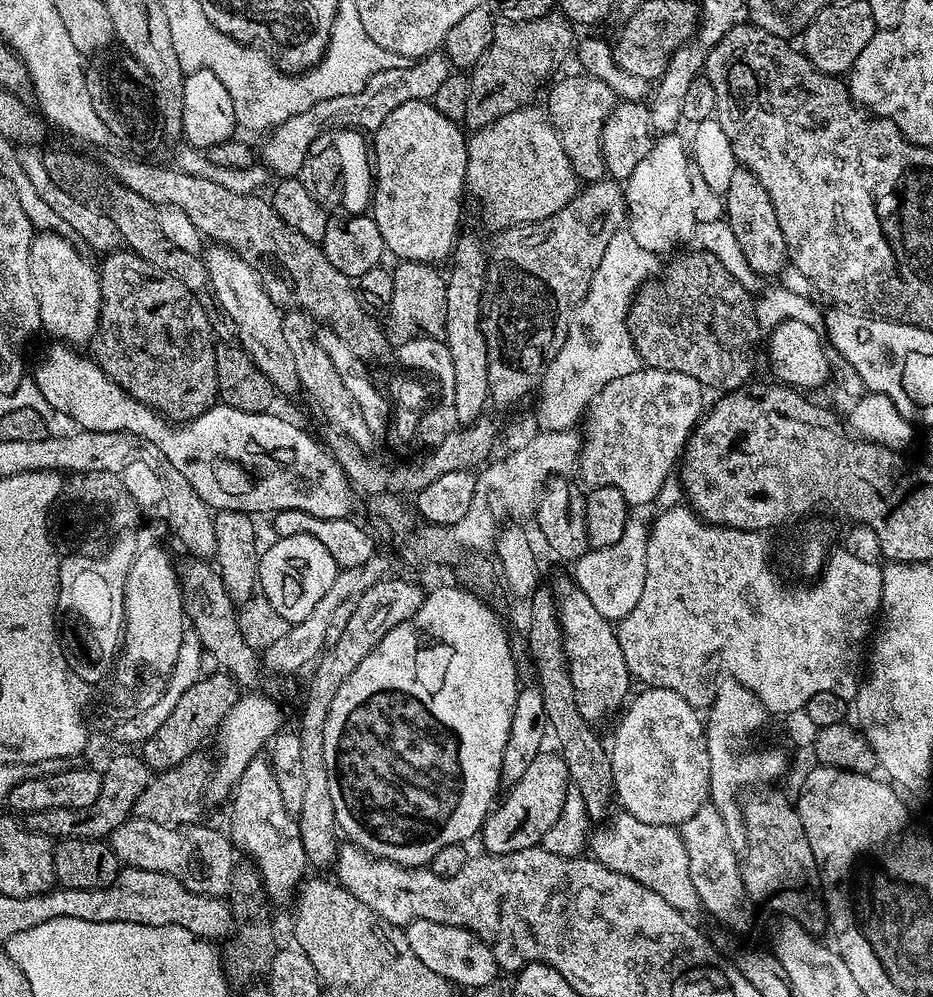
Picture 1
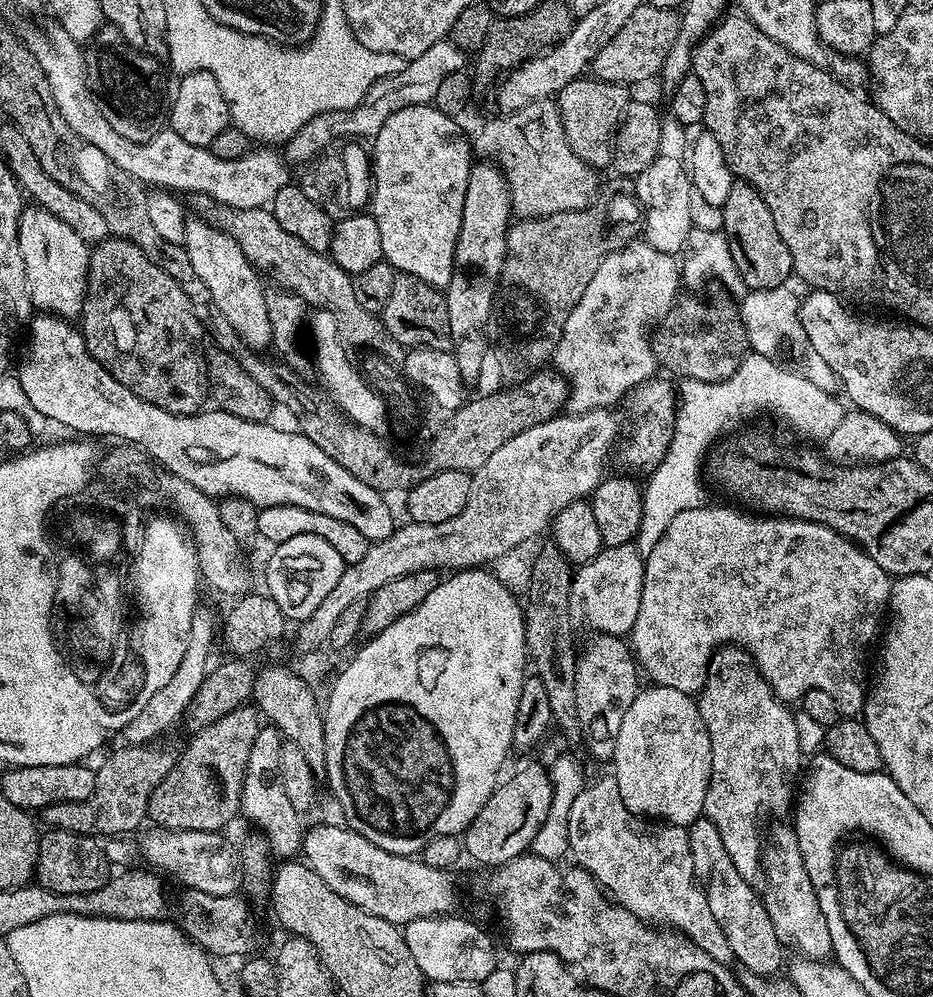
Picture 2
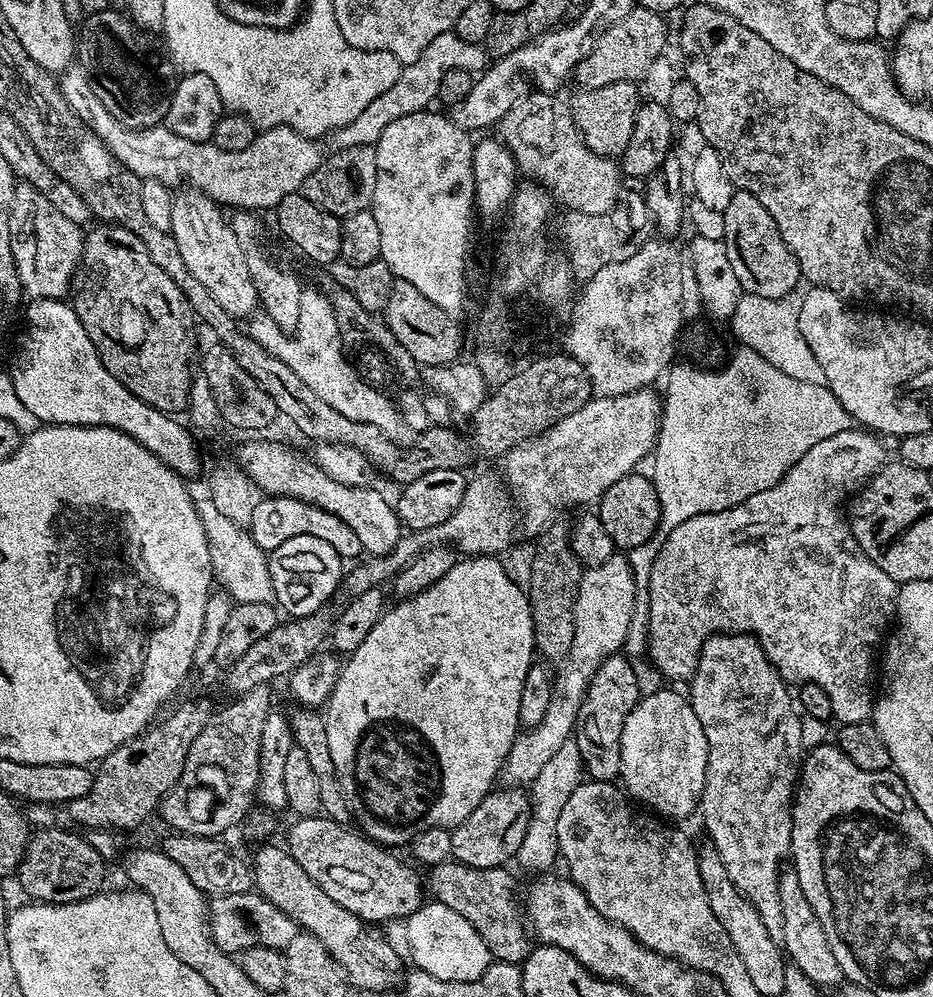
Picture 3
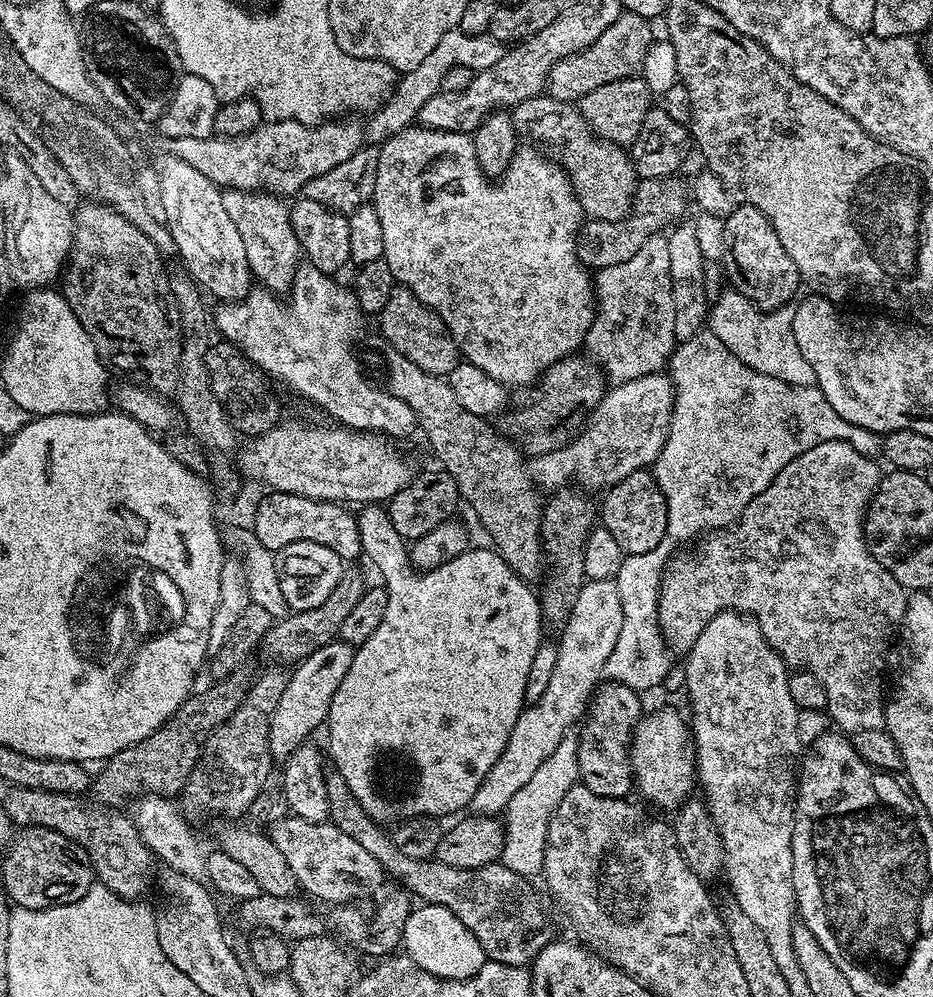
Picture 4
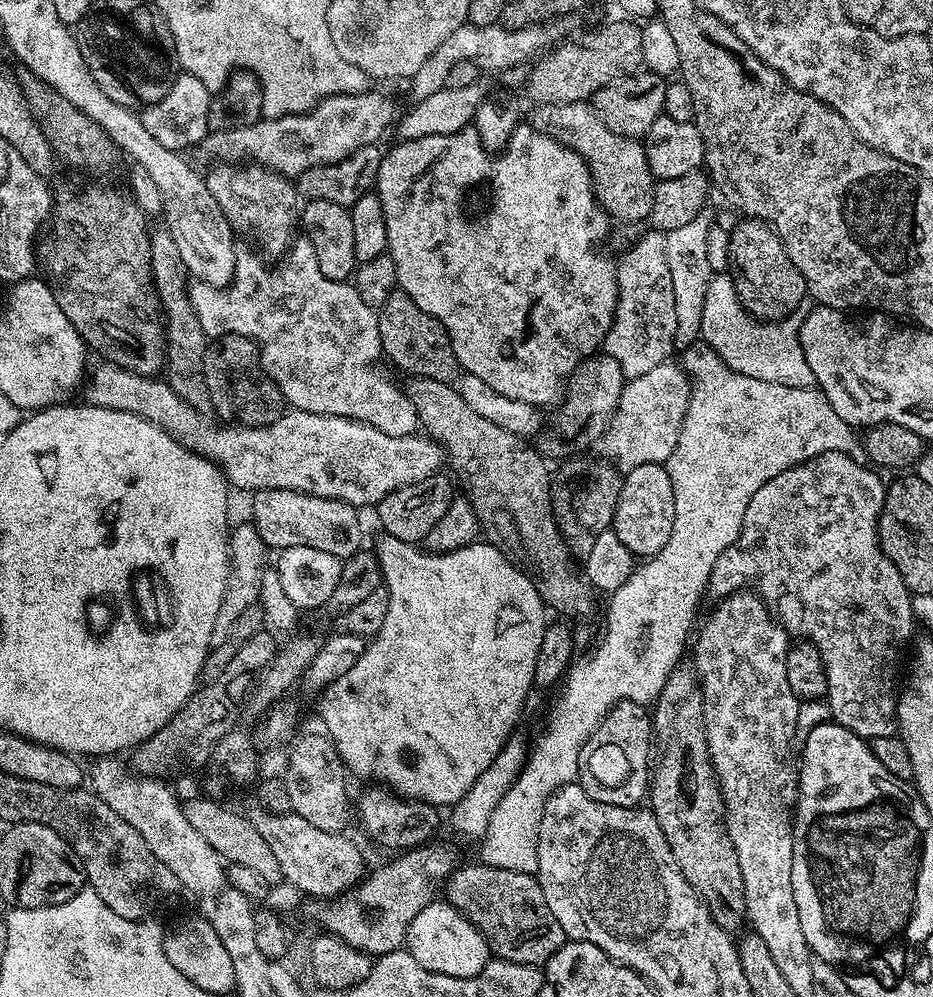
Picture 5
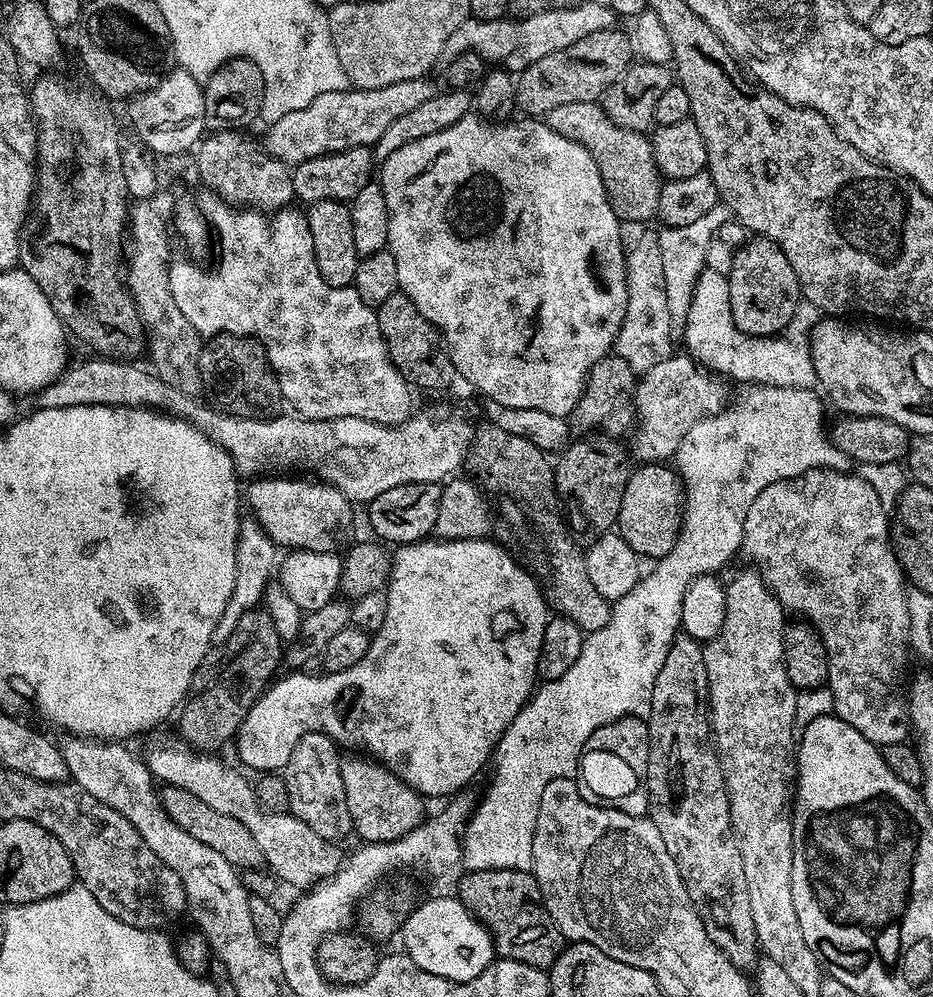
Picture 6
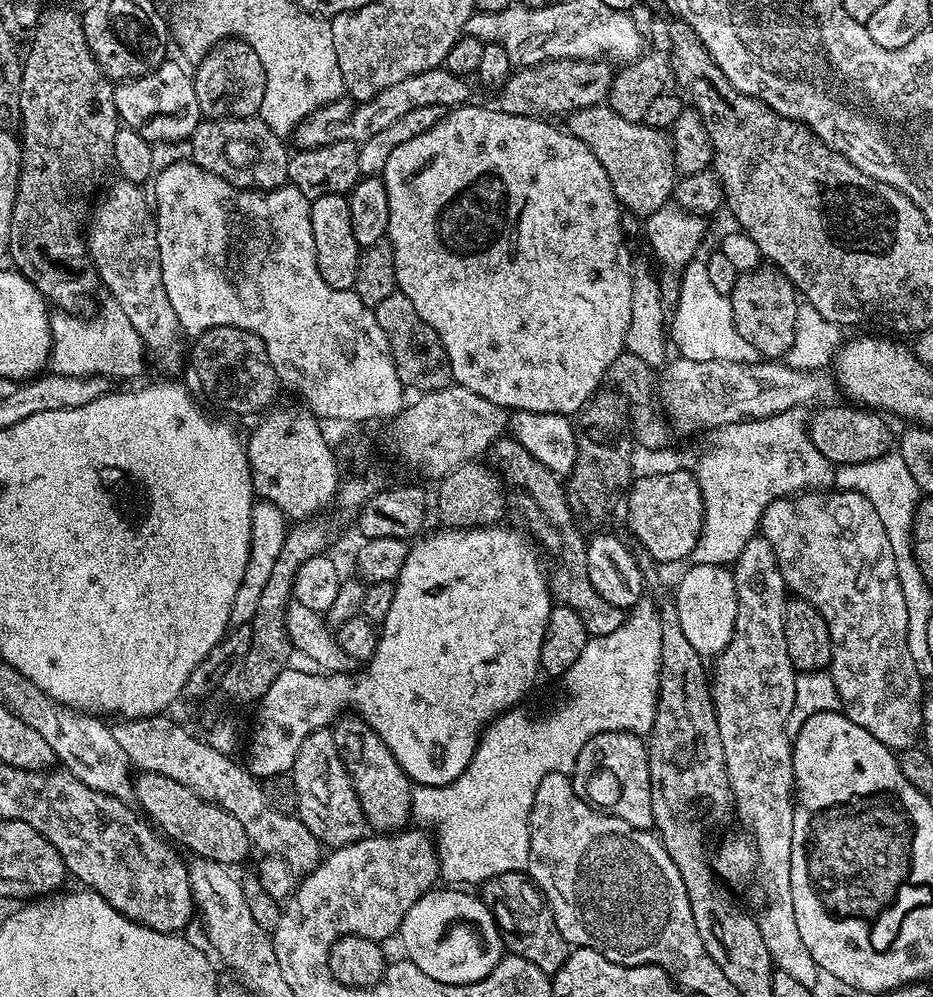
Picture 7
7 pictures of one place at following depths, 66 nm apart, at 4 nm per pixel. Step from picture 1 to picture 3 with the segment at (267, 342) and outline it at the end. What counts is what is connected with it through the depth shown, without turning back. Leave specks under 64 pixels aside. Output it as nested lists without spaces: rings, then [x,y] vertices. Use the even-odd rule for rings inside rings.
[[[187,191],[177,195],[172,202],[171,233],[174,242],[178,242],[182,259],[186,261],[190,274],[194,274],[194,278],[214,294],[218,306],[222,306],[226,314],[233,318],[251,317],[258,308],[254,281],[246,266],[246,254],[242,254],[242,246],[238,246],[238,238],[234,238],[231,223],[220,213],[223,212],[221,205],[205,192]]]

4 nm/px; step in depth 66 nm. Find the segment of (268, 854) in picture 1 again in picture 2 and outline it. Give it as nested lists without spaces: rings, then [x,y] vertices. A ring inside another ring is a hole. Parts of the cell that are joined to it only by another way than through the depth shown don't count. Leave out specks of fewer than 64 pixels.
[[[261,726],[254,738],[254,746],[250,748],[250,758],[247,762],[247,770],[242,786],[242,798],[240,799],[240,812],[249,820],[263,836],[268,838],[268,847],[273,857],[292,858],[301,851],[304,842],[306,824],[303,824],[302,814],[294,810],[290,798],[286,794],[286,786],[282,786],[282,746],[286,740],[281,736],[279,729],[273,726]]]

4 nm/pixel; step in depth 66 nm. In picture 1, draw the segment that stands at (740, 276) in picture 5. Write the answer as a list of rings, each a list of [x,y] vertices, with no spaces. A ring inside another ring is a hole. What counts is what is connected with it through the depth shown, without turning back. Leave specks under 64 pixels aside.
[[[737,166],[730,178],[730,190],[723,193],[727,222],[741,244],[741,250],[757,276],[779,277],[789,263],[786,238],[782,238],[782,226],[778,226],[778,214],[774,214],[774,202],[766,194],[766,186],[755,174],[743,166]]]

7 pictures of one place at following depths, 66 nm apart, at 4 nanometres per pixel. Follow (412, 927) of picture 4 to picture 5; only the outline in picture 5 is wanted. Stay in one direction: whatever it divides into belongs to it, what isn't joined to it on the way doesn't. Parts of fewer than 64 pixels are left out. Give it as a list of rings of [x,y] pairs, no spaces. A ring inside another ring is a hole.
[[[447,902],[427,904],[425,908],[418,910],[418,914],[414,914],[414,922],[410,922],[408,927],[406,950],[412,955],[414,962],[418,962],[426,970],[454,978],[476,976],[488,965],[490,959],[488,943],[479,930]]]

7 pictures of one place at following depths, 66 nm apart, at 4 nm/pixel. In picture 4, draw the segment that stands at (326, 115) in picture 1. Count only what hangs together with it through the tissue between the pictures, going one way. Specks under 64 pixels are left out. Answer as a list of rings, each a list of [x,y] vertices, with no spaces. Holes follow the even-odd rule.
[[[454,27],[446,34],[442,34],[442,42],[422,58],[422,66],[414,66],[412,72],[403,73],[397,79],[396,89],[392,95],[375,109],[366,120],[366,140],[369,145],[376,146],[385,140],[389,140],[394,134],[402,130],[413,127],[417,123],[416,115],[418,110],[428,99],[434,98],[442,86],[442,77],[448,71],[454,70],[454,66],[466,66],[473,74],[482,70],[490,70],[494,62],[498,62],[504,57],[505,45],[487,34],[475,36],[461,32],[459,27]]]

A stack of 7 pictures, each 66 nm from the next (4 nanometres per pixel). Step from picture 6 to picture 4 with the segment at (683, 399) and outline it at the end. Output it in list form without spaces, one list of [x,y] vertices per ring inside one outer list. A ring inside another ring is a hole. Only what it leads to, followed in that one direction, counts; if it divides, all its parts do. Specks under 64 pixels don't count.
[[[659,371],[642,378],[634,378],[625,384],[616,384],[613,389],[613,392],[612,389],[605,391],[602,402],[592,411],[588,423],[572,437],[570,443],[550,454],[537,456],[531,461],[532,479],[541,489],[559,490],[575,482],[584,490],[593,490],[592,488],[607,490],[612,485],[622,482],[626,474],[634,474],[655,465],[658,454],[668,437],[674,410],[676,389],[672,387],[671,375]]]

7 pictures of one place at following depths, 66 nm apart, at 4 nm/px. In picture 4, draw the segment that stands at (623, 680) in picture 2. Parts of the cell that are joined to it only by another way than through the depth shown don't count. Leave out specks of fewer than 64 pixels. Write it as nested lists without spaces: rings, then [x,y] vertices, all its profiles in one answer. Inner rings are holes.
[[[604,682],[599,685],[598,691],[587,705],[588,725],[578,732],[579,783],[585,784],[594,794],[610,798],[624,798],[629,795],[628,791],[633,791],[634,781],[629,745],[632,743],[636,725],[642,719],[640,696],[641,693],[637,689],[625,684]]]

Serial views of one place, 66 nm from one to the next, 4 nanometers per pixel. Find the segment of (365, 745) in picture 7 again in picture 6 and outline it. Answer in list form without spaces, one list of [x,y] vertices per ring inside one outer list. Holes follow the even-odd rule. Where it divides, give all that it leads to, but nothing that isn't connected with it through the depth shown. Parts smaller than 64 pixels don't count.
[[[348,754],[340,762],[342,770],[342,786],[346,790],[346,804],[350,806],[350,818],[355,835],[361,836],[360,840],[370,843],[384,843],[402,838],[403,835],[410,834],[420,823],[426,819],[424,812],[425,797],[419,792],[415,792],[402,778],[398,778],[390,771],[385,764],[367,754]]]

